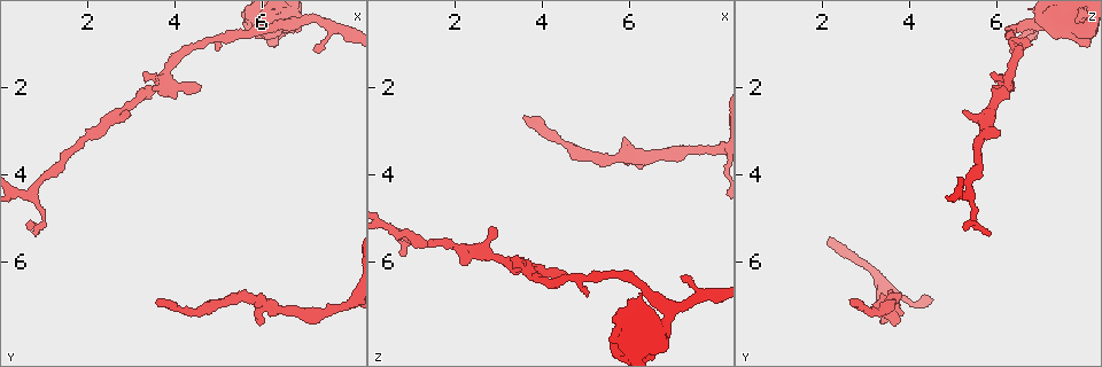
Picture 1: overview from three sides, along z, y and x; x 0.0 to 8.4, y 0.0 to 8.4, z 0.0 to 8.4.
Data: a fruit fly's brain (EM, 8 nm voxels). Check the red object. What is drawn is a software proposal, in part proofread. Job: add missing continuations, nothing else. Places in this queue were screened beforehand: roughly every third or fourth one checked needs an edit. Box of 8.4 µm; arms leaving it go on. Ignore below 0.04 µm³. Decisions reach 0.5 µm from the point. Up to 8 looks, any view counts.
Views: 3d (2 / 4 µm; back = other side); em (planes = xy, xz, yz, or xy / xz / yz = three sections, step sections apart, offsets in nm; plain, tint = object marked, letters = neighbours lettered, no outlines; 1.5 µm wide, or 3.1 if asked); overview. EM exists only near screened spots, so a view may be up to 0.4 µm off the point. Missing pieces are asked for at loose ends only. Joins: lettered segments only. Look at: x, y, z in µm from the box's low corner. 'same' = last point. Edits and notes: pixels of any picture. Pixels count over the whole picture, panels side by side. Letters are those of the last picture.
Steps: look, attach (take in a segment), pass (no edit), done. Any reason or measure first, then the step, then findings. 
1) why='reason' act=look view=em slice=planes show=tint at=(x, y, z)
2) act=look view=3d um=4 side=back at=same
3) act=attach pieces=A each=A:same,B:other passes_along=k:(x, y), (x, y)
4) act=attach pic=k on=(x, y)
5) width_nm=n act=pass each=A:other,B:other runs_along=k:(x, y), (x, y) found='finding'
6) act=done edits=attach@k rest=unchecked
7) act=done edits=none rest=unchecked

why='an open end' act=look view=3d um=4 at=(0.75, 5.30, 5.85)

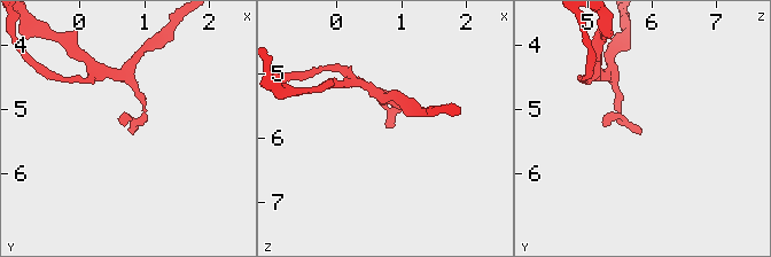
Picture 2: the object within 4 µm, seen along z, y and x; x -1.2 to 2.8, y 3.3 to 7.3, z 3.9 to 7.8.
why='shape alone is not enough' act=look view=em slice=xy step=8 show=tint at=(0.75, 5.35, 5.85)

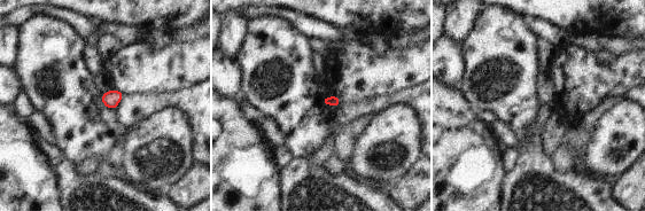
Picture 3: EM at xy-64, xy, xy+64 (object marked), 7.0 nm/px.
act=look view=em slice=planes show=letters at=same

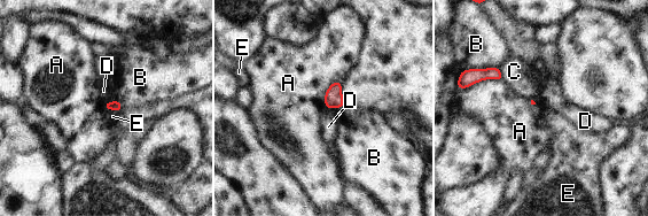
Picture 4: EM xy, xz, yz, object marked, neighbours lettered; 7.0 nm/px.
act=pass each=A:other,B:other,C:other,D:other,E:other border=4:(502, 78), (482, 79), (467, 87) found='no lettered segment goes on from it'

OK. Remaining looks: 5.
why='an open end' act=look view=em slice=planes show=letters at=(3.35, 1.70, 6.00)

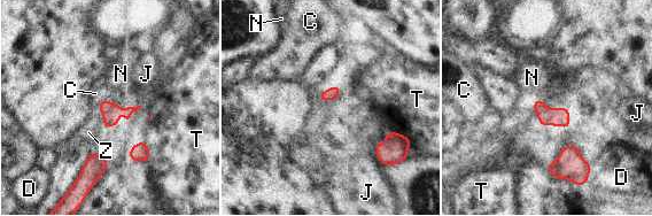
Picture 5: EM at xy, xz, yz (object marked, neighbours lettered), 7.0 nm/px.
act=pass each=C:other,D:other,J:other,N:other,T:other,Z:other border=5:(321, 92), (319, 97) found='no lettered segment goes on from it'

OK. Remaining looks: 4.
why='an open end' act=look view=em slice=planes show=letters at=(3.60, 6.90, 2.70)

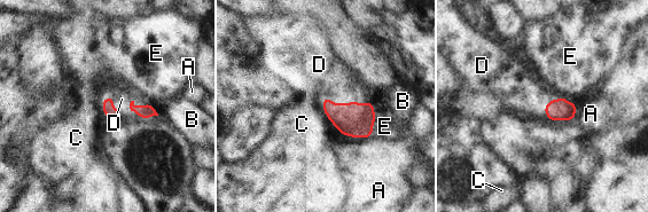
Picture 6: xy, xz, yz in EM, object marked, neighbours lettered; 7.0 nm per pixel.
act=attach pieces=D each=A:other,B:other,C:other,D:same,E:other found='the neuron continues'

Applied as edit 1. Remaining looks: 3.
act=done edits=attach@6 rest=unchecked

